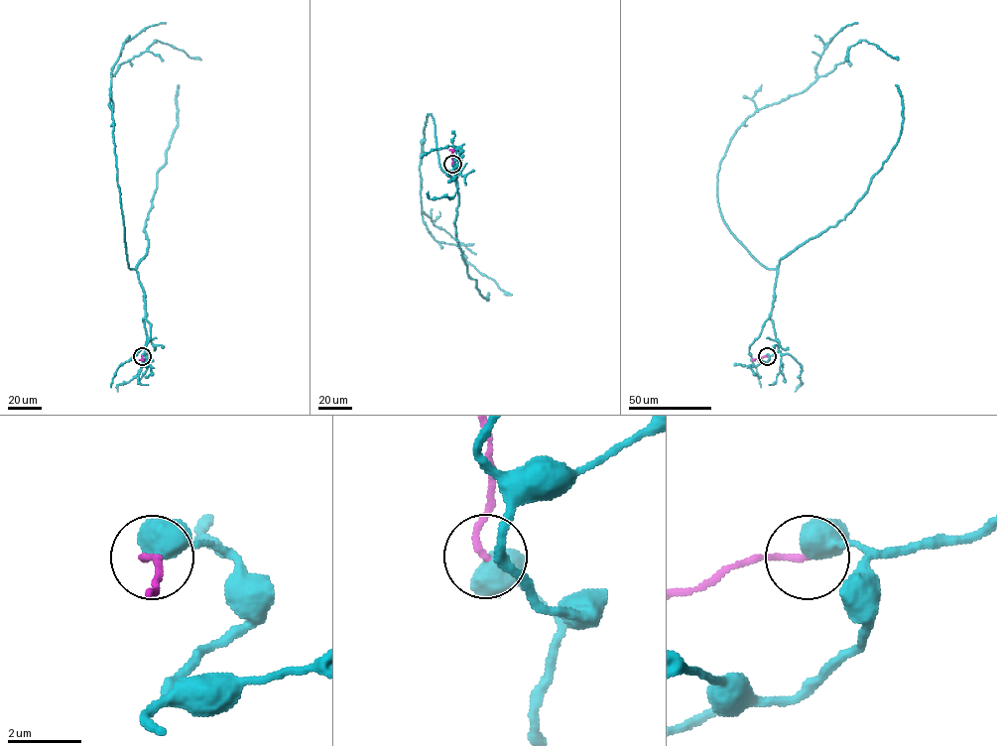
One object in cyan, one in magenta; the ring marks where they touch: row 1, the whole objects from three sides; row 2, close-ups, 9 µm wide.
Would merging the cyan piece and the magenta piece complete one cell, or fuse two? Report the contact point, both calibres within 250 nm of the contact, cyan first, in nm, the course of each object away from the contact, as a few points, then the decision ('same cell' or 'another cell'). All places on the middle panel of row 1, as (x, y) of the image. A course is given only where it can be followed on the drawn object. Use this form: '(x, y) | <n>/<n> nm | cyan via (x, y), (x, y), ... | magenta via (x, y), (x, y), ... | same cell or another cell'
(452, 164) | 480/160 nm | cyan via (452, 164), (455, 175), (455, 166), (446, 174), (440, 168), (428, 114), (423, 222), (512, 294) | magenta via (452, 164), (452, 150), (449, 150) | same cell

